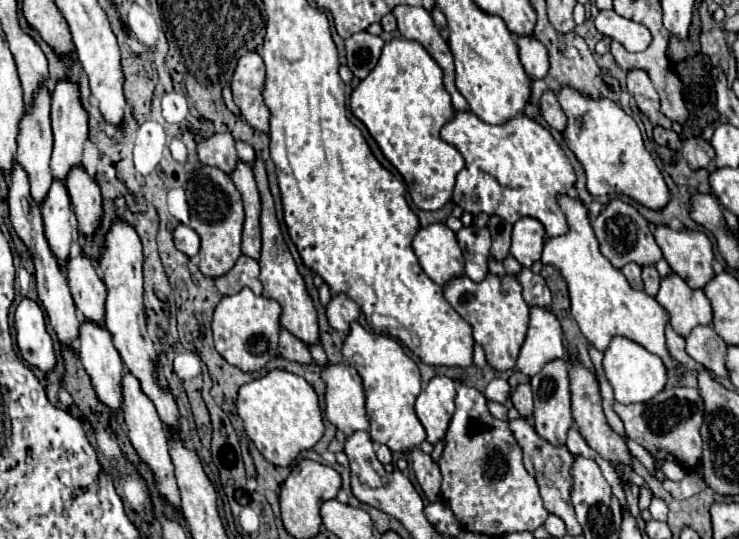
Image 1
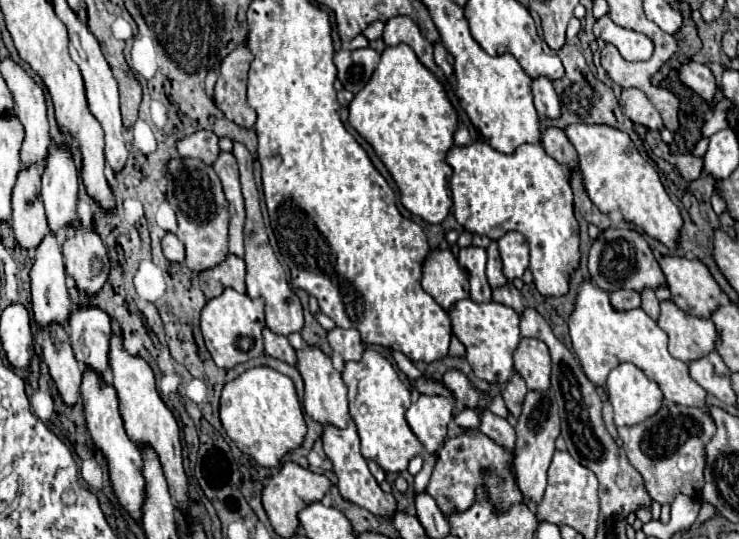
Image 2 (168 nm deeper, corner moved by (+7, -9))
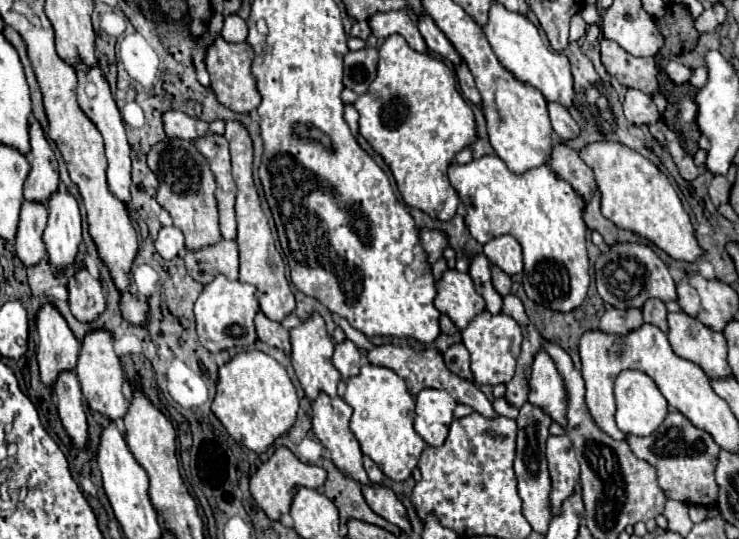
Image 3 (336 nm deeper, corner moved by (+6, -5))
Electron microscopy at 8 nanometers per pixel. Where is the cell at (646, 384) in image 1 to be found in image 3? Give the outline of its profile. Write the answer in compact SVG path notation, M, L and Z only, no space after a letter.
M638 371L620 373L614 383L614 395L616 395L616 423L624 435L646 437L654 433L658 425L666 419L668 403L660 393L660 389L656 387L656 383L646 373L638 373Z

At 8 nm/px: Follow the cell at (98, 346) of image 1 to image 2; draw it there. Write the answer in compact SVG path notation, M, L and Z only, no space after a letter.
M85 367L83 381L81 381L81 397L83 397L89 433L95 441L95 445L107 457L113 491L115 491L119 503L131 513L131 517L141 521L141 505L143 505L143 497L145 497L145 489L143 489L145 481L143 481L143 475L141 475L143 457L141 457L141 449L137 447L137 443L133 443L129 439L127 431L125 431L125 423L123 423L123 417L119 413L117 389L109 381L105 381L95 369Z

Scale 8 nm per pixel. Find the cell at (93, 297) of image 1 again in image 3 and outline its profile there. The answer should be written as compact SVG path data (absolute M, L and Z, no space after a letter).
M104 329L92 331L84 337L80 357L78 357L78 365L76 365L76 377L80 381L82 395L88 401L88 407L92 411L108 417L110 421L122 419L126 415L128 401L122 395L122 383L124 383L122 365L120 365L118 355L114 353L114 339L108 331L104 331Z

